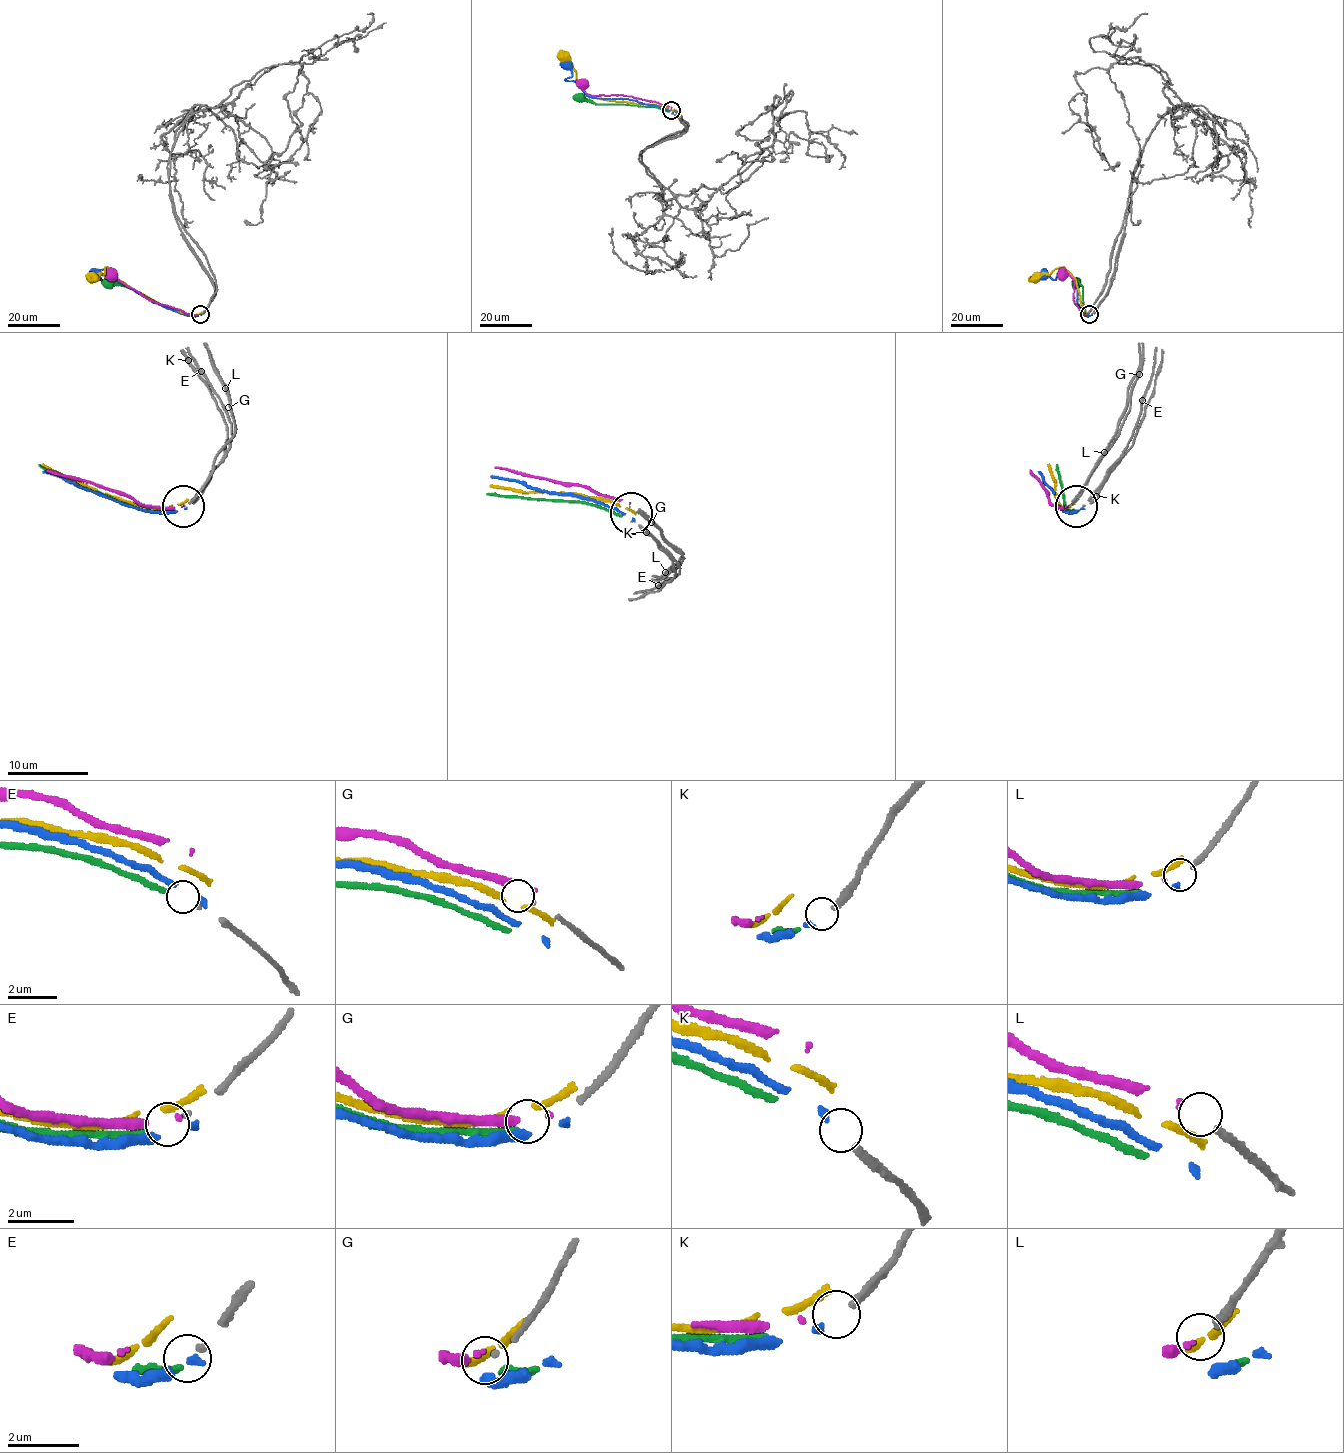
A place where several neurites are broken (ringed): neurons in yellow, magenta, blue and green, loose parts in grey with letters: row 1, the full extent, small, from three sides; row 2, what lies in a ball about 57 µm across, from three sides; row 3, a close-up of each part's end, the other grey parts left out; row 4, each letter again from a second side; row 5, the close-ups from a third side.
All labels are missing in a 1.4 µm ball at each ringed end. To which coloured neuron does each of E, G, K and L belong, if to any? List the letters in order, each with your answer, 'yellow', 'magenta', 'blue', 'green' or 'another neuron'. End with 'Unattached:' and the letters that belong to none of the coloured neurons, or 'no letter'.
E: green
G: another neuron
K: blue
L: magenta
Unattached: G

